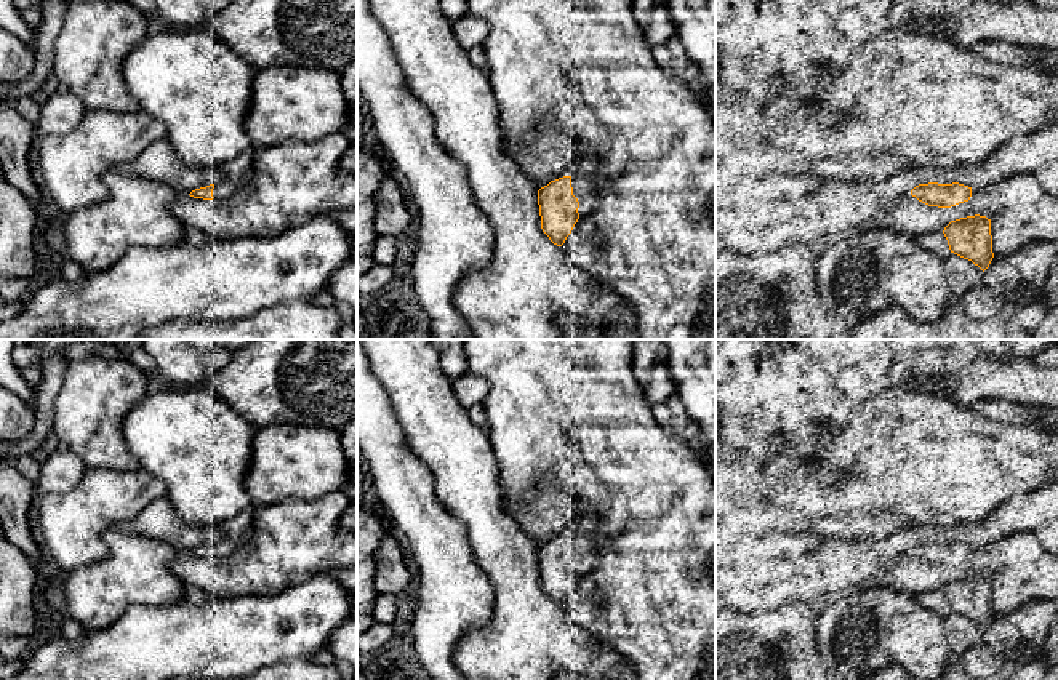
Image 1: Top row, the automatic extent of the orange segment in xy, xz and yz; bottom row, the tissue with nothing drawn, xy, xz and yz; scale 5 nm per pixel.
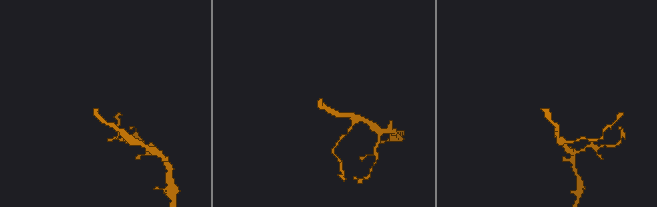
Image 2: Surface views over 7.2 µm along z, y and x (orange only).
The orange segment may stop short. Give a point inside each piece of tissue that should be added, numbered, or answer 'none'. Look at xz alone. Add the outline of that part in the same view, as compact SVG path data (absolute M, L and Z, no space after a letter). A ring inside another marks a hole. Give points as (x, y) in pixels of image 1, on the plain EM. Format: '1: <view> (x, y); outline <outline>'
1: xz (583, 544); outline M581 514L576 520L576 530L571 533L571 546L573 554L579 560L579 574L599 563L599 550L594 544L594 534L599 528L600 520L594 514Z

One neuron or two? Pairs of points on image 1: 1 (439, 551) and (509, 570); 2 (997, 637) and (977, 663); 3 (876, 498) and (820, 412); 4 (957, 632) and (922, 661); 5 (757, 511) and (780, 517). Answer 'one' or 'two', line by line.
1: two
2: two
3: two
4: two
5: one

